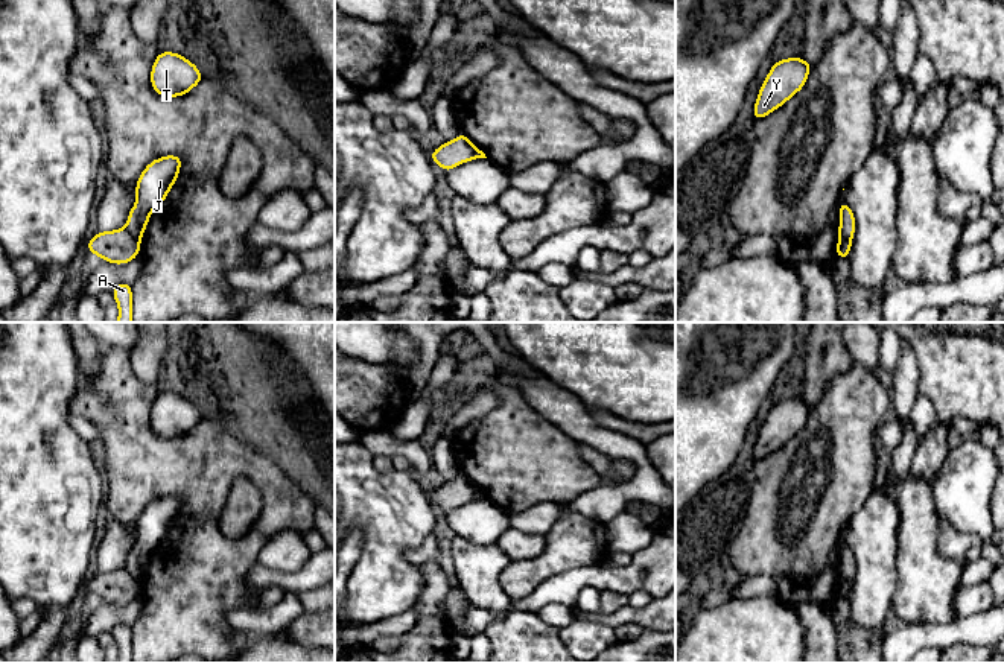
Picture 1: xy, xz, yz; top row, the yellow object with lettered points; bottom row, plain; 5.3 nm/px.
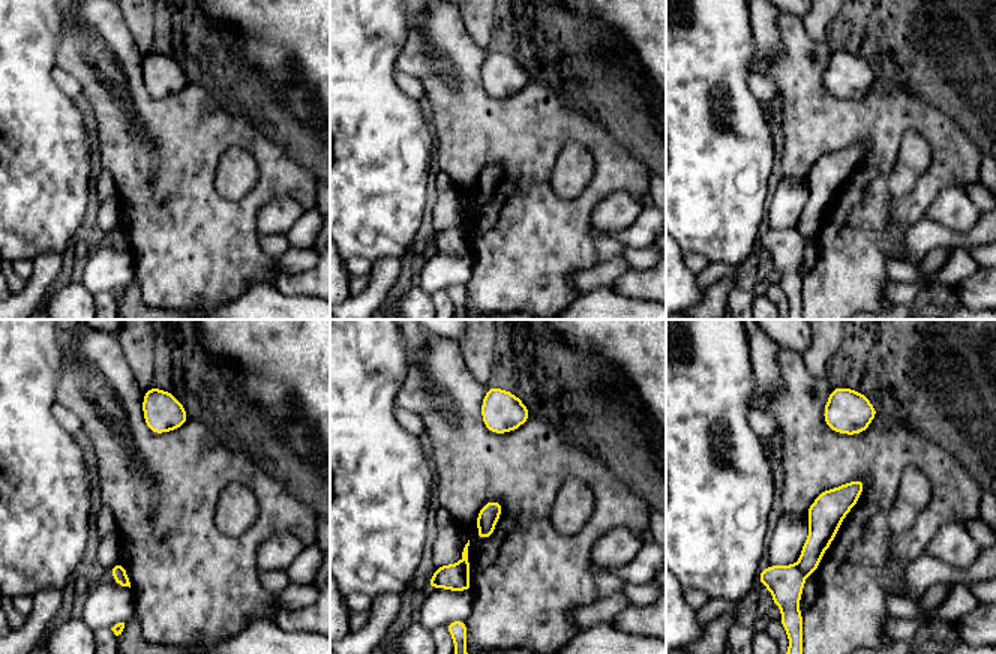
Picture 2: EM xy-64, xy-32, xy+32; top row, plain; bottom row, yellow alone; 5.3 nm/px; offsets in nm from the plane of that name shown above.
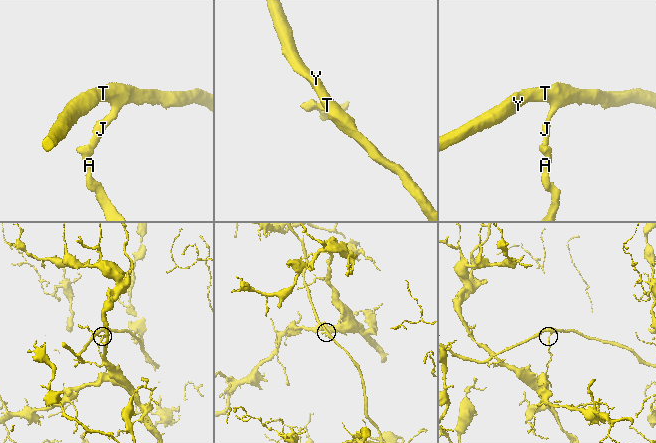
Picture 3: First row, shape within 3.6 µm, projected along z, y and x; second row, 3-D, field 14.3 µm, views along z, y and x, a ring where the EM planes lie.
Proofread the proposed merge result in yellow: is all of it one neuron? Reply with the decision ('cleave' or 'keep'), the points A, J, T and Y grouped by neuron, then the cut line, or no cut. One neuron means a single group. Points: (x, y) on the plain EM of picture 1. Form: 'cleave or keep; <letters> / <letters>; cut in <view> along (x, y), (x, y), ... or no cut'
cleave; A / J T Y; cut in xy along (125, 567), (139, 581)

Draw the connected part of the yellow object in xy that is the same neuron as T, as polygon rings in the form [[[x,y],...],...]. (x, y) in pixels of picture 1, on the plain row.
[[[160,392],[151,409],[151,426],[163,438],[184,436],[202,420],[199,409],[175,392]]]

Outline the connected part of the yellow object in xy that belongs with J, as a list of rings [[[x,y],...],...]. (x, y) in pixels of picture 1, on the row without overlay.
[[[164,496],[152,500],[135,523],[137,540],[128,554],[126,570],[141,581],[154,550],[163,544],[180,517],[183,500],[178,496]]]

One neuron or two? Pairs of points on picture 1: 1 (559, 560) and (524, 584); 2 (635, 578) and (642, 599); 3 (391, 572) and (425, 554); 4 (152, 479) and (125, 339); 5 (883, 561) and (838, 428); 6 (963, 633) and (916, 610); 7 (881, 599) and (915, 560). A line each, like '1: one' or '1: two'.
1: one
2: two
3: two
4: two
5: two
6: two
7: two

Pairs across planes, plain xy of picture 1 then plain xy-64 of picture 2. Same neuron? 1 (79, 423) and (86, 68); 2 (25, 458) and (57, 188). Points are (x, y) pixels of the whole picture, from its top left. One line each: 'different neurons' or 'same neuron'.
1: different neurons
2: same neuron

